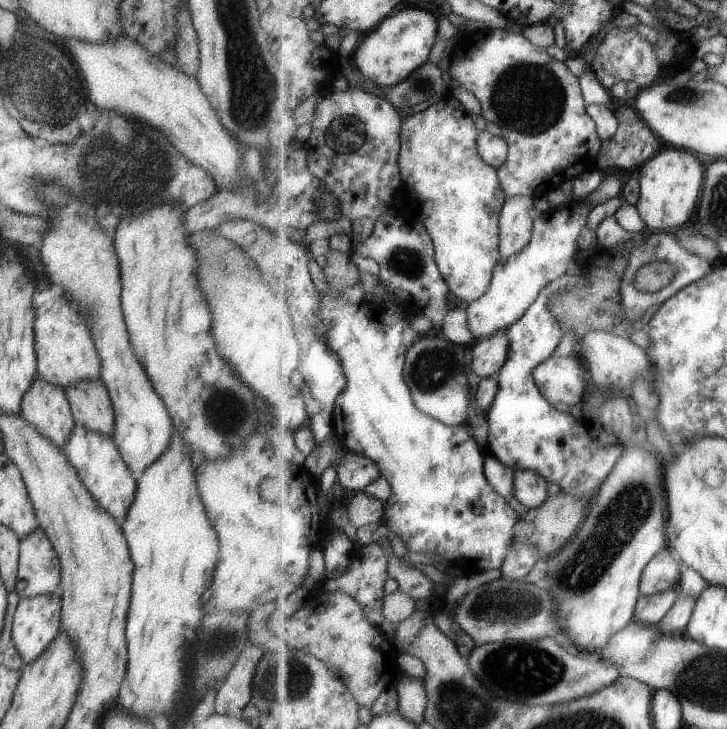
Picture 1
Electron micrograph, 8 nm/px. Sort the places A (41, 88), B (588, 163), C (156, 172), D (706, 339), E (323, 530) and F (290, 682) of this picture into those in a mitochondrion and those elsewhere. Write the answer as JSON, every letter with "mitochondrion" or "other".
{"A":"mitochondrion","B":"other","C":"mitochondrion","D":"other","E":"other","F":"mitochondrion"}

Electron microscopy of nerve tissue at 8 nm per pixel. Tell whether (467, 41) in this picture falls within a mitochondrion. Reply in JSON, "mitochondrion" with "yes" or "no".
{"mitochondrion":"no"}

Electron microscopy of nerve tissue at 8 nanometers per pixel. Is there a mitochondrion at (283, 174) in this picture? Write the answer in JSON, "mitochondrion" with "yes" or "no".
{"mitochondrion":"no"}

